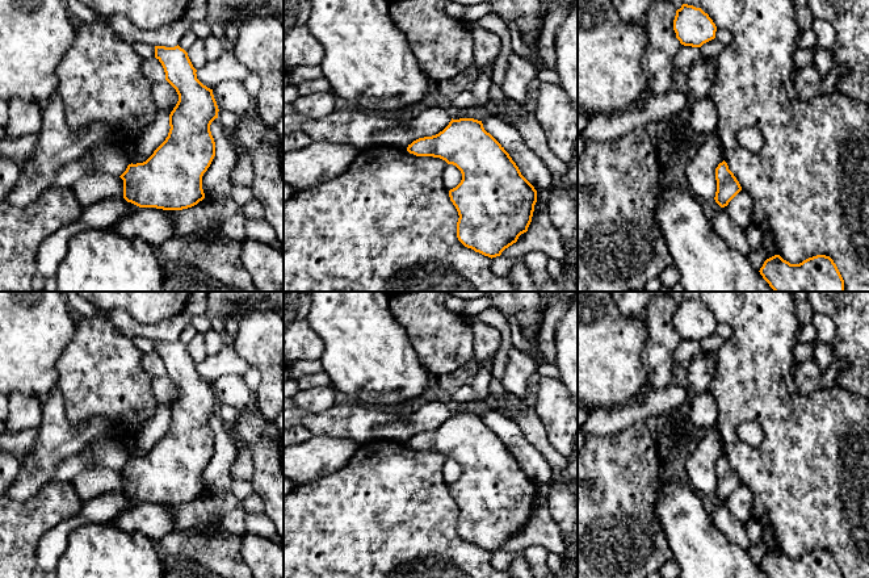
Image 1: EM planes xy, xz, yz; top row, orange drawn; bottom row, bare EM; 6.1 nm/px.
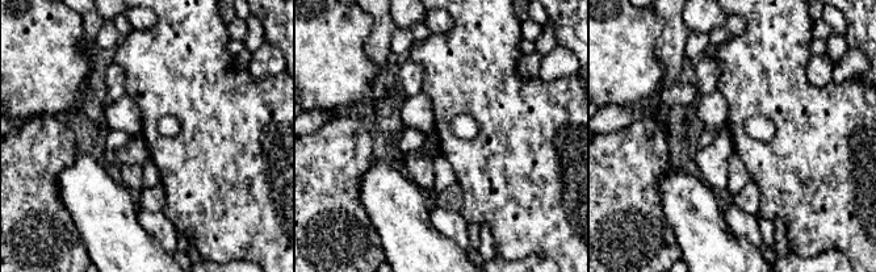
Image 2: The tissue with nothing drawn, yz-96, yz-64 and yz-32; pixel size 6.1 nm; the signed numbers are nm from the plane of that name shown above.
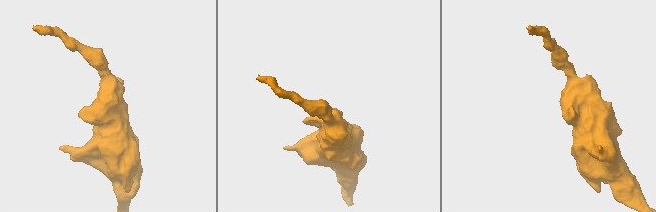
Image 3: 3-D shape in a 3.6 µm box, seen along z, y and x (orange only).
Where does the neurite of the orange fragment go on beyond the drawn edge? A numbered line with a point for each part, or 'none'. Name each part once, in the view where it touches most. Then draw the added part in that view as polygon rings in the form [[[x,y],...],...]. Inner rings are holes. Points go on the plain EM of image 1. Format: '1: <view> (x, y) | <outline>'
none

